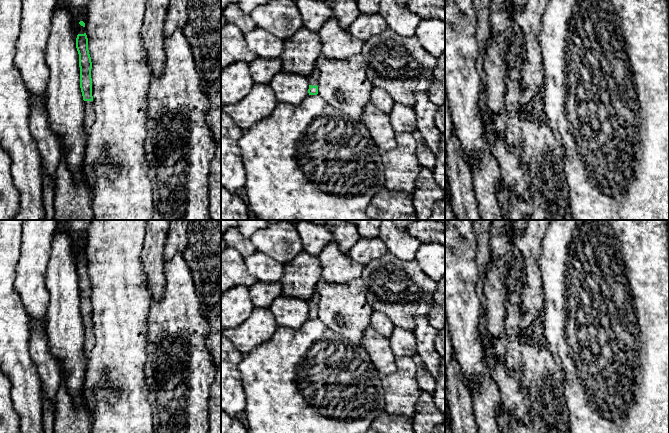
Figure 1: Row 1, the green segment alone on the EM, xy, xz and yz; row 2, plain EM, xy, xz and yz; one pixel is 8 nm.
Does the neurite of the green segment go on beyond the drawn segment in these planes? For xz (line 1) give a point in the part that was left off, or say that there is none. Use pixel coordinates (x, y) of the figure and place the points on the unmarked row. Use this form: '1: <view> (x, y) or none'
1: xz (313, 302)

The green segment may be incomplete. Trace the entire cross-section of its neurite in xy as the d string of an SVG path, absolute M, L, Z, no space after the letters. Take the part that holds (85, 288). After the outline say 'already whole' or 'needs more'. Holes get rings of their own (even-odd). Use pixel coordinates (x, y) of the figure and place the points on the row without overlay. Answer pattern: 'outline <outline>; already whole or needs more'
outline M86 257L77 259L76 272L79 278L80 312L84 324L84 351L88 354L94 348L96 338L92 320L92 286Z; needs more

